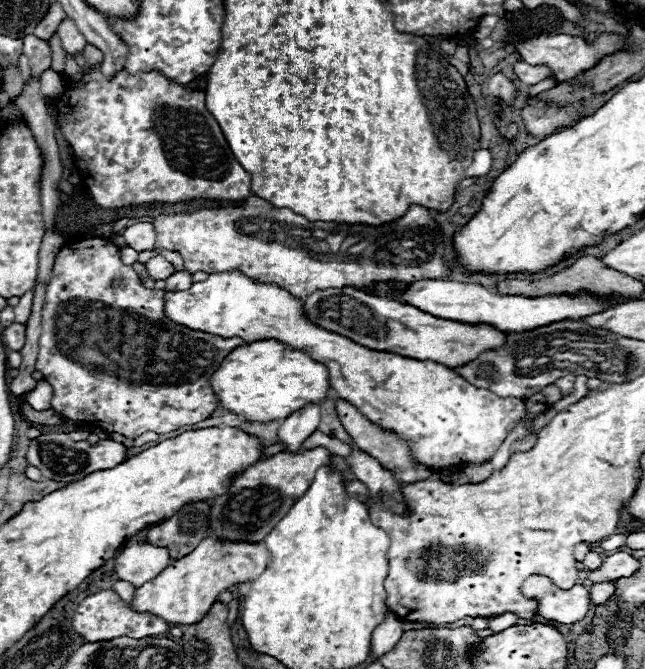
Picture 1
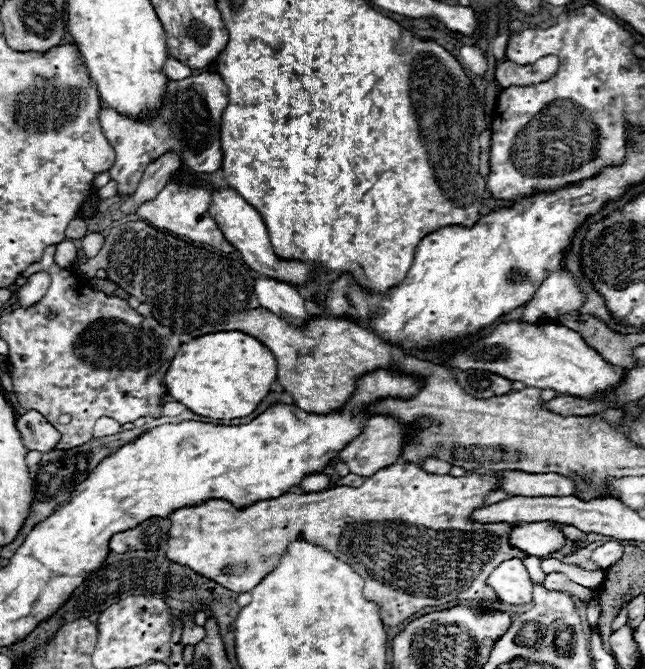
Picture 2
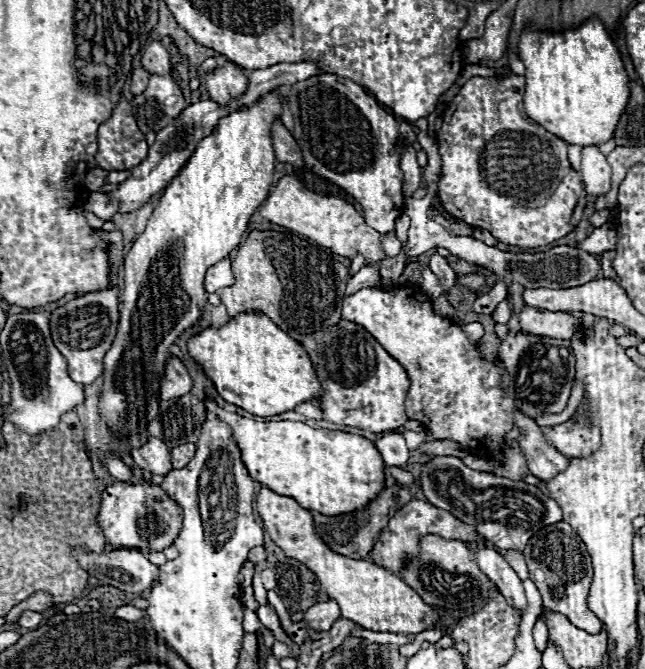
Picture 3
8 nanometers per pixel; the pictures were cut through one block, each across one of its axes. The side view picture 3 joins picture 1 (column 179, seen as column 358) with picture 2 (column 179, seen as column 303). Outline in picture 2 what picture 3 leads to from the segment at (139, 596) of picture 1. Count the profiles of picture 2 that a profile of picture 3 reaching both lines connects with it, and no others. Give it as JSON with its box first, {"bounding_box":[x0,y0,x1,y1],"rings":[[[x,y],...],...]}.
{"bounding_box":[166,464,526,626],"rings":[[[394,464],[390,468],[382,468],[378,470],[376,474],[372,474],[370,478],[366,478],[366,482],[358,488],[352,488],[352,486],[338,486],[338,488],[328,488],[328,490],[322,490],[322,492],[310,492],[310,494],[296,494],[296,492],[286,492],[278,498],[270,498],[270,500],[258,500],[246,508],[236,508],[232,506],[230,502],[226,500],[206,500],[198,506],[182,506],[178,510],[174,510],[168,520],[172,522],[170,526],[170,540],[168,540],[168,550],[166,550],[166,556],[170,560],[178,560],[178,564],[186,564],[190,568],[194,568],[194,572],[222,584],[224,588],[230,588],[232,592],[250,592],[254,586],[258,586],[280,562],[280,558],[288,552],[288,546],[294,542],[294,540],[304,540],[304,542],[310,542],[310,544],[316,544],[324,550],[328,550],[334,558],[346,562],[352,566],[354,572],[358,572],[366,586],[364,586],[364,596],[366,600],[372,600],[378,604],[380,608],[380,616],[382,616],[382,622],[384,624],[390,624],[390,626],[398,626],[402,624],[406,618],[412,618],[414,612],[418,612],[420,608],[424,606],[438,606],[438,604],[446,604],[446,602],[452,602],[452,600],[478,600],[478,602],[498,602],[498,596],[494,594],[494,590],[490,586],[486,586],[486,576],[502,562],[502,560],[508,560],[508,558],[522,558],[526,556],[526,552],[520,552],[520,550],[514,550],[508,546],[508,532],[510,532],[510,526],[512,524],[476,524],[476,522],[470,522],[468,516],[474,508],[478,506],[484,506],[484,496],[492,490],[496,490],[496,484],[498,484],[498,478],[494,474],[490,476],[478,476],[478,474],[470,474],[470,476],[460,476],[460,478],[454,478],[450,474],[446,476],[436,476],[436,474],[426,474],[420,466],[416,464]]]}

